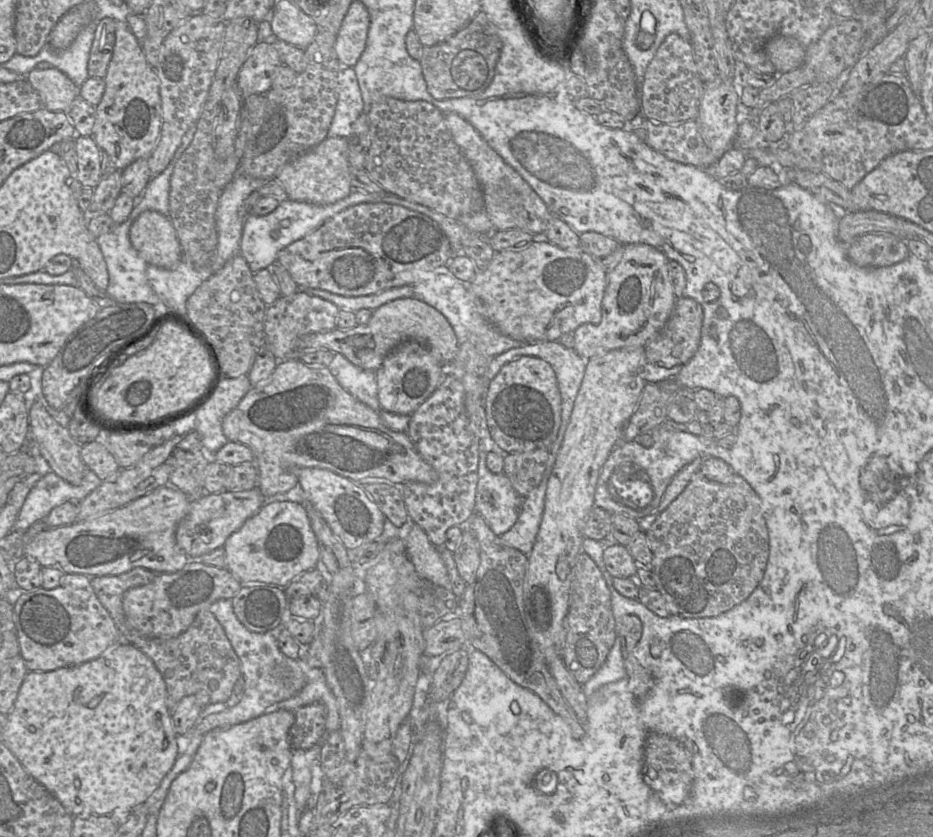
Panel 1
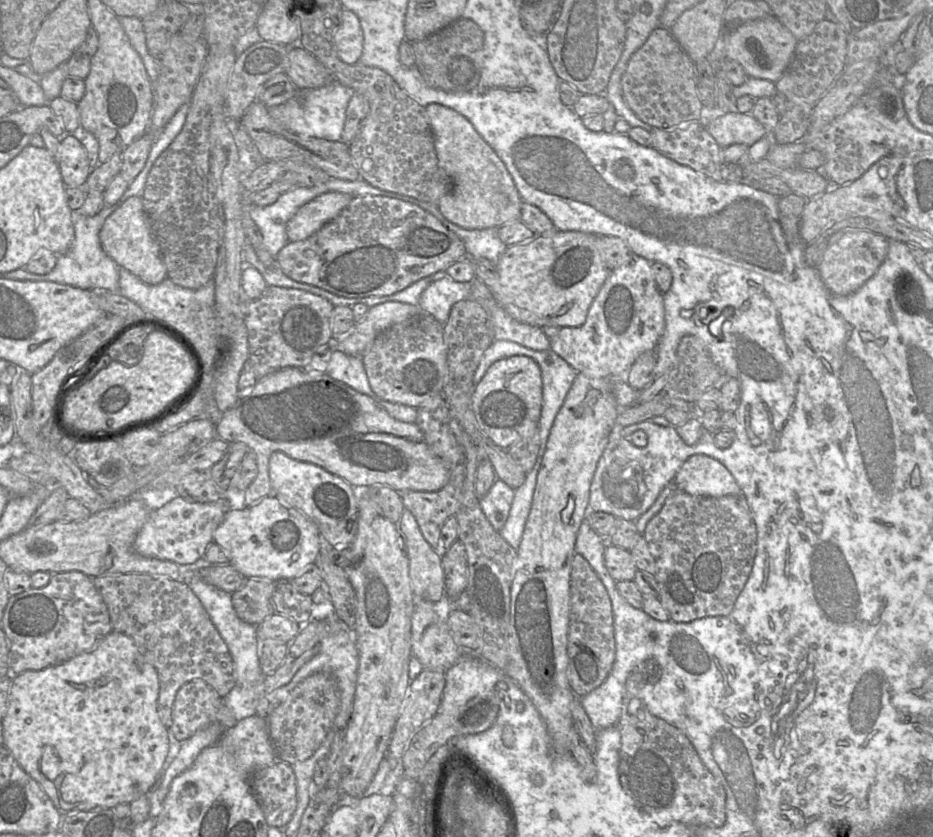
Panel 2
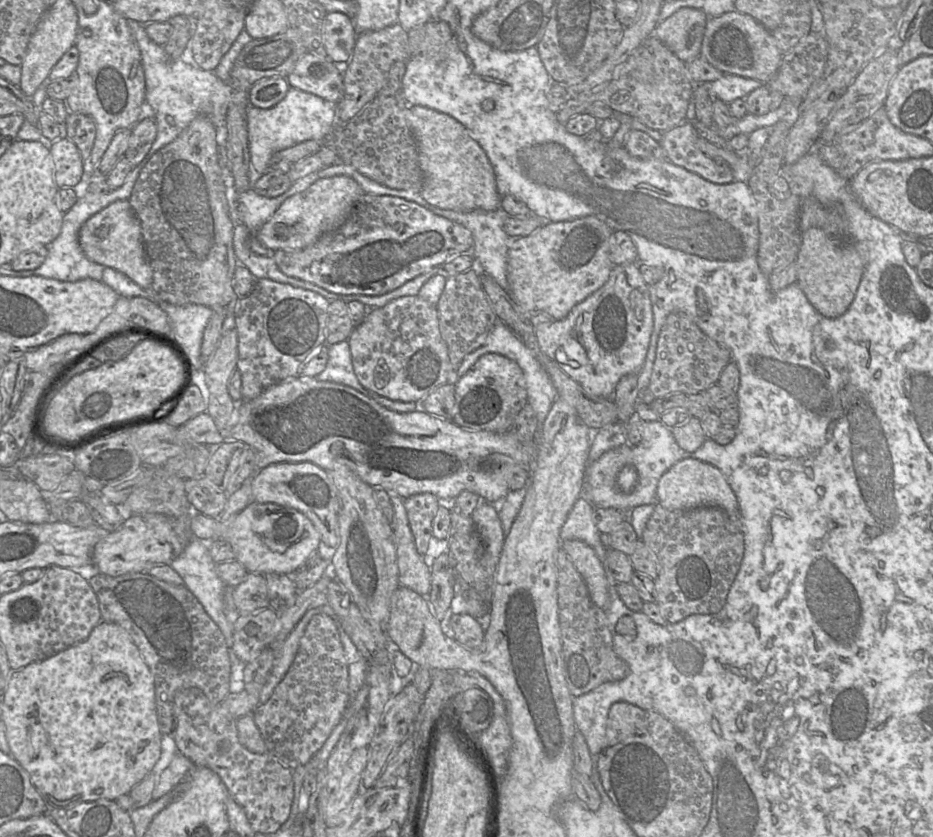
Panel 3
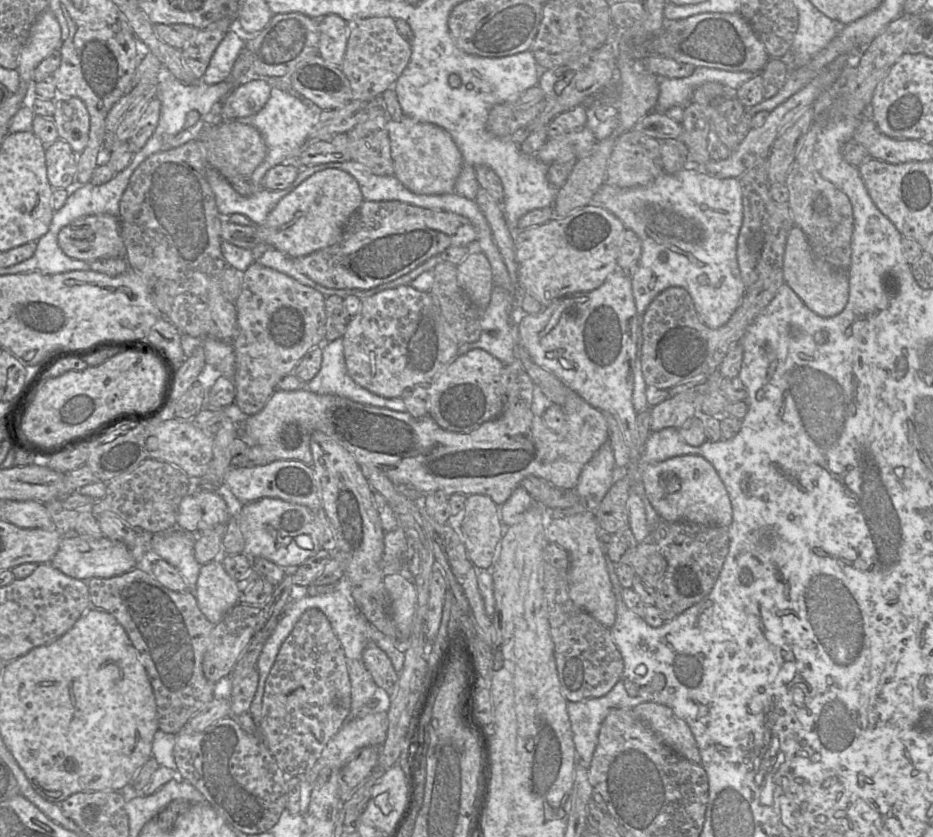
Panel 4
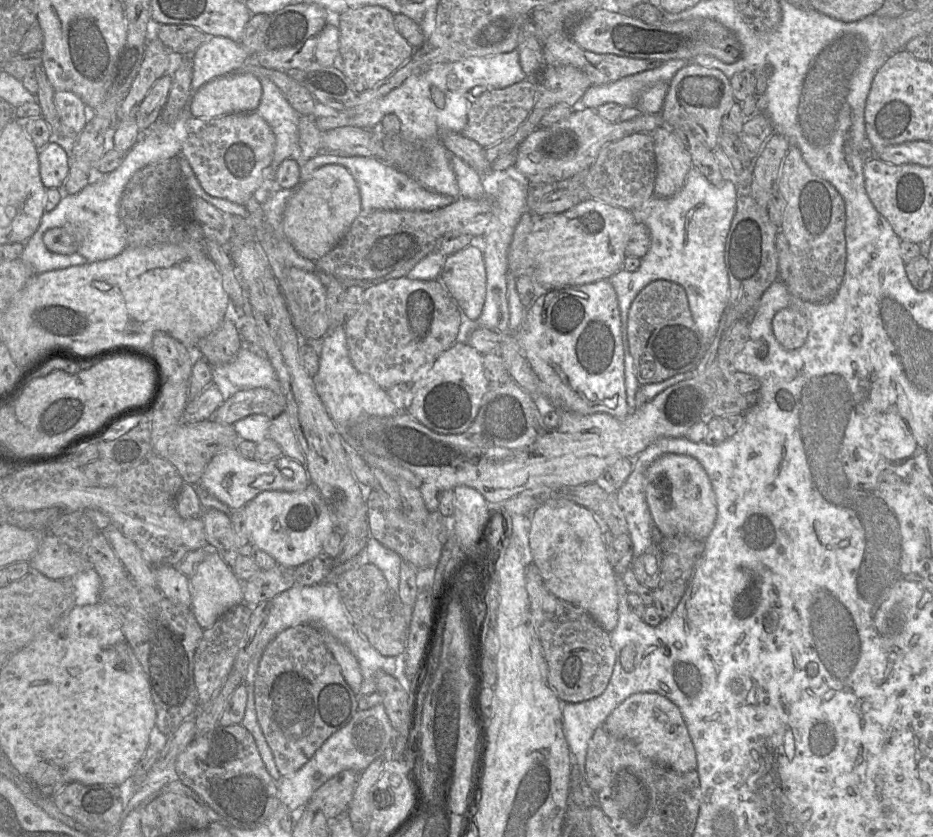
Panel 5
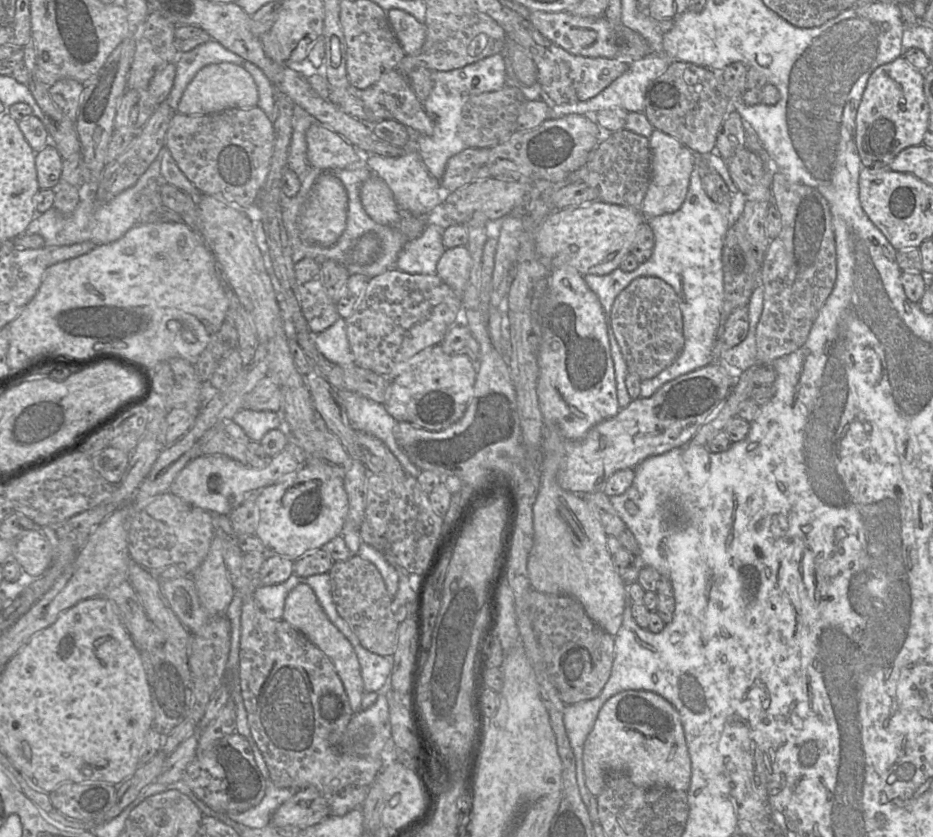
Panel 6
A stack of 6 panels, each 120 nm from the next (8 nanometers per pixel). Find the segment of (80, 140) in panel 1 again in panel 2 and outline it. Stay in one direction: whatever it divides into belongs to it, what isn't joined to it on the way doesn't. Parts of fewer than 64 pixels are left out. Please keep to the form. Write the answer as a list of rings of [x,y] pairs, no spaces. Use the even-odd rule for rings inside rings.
[[[71,135],[60,140],[55,157],[66,188],[83,188],[91,172],[87,151],[81,142]]]

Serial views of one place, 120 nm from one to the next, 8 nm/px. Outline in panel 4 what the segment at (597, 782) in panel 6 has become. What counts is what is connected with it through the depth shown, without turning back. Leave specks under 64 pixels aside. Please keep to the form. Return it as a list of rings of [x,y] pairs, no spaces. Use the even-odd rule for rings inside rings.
[[[643,702],[634,707],[633,712],[675,753],[701,764],[699,748],[690,725],[670,707],[656,702]]]

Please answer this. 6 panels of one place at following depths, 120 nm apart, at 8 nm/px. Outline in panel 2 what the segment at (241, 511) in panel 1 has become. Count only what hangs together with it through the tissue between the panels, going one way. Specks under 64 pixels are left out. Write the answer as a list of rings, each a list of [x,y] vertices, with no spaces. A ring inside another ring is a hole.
[[[180,496],[152,510],[136,535],[133,549],[136,553],[160,560],[168,560],[178,565],[194,564],[204,560],[208,546],[213,542],[213,534],[230,510],[224,497],[215,502],[189,502]]]

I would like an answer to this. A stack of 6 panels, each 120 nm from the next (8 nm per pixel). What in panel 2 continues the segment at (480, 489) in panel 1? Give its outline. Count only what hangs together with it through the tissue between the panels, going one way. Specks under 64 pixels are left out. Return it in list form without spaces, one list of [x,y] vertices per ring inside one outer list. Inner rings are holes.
[[[496,479],[479,503],[486,518],[497,531],[503,527],[511,508],[515,489]]]

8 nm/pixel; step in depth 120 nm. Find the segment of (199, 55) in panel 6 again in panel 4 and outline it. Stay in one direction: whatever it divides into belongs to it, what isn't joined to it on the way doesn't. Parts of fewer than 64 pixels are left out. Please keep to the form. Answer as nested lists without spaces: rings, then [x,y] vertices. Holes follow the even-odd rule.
[[[232,25],[215,49],[201,81],[208,85],[226,81],[231,74],[239,53],[245,45],[245,34],[242,34],[242,31],[236,25]]]

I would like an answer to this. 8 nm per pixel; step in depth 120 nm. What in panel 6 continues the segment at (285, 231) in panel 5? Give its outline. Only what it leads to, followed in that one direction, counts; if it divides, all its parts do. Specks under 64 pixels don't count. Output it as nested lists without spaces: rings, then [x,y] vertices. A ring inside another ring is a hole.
[[[323,172],[313,183],[307,195],[300,218],[299,234],[308,243],[330,247],[345,230],[347,222],[348,195],[341,181],[330,172]]]

